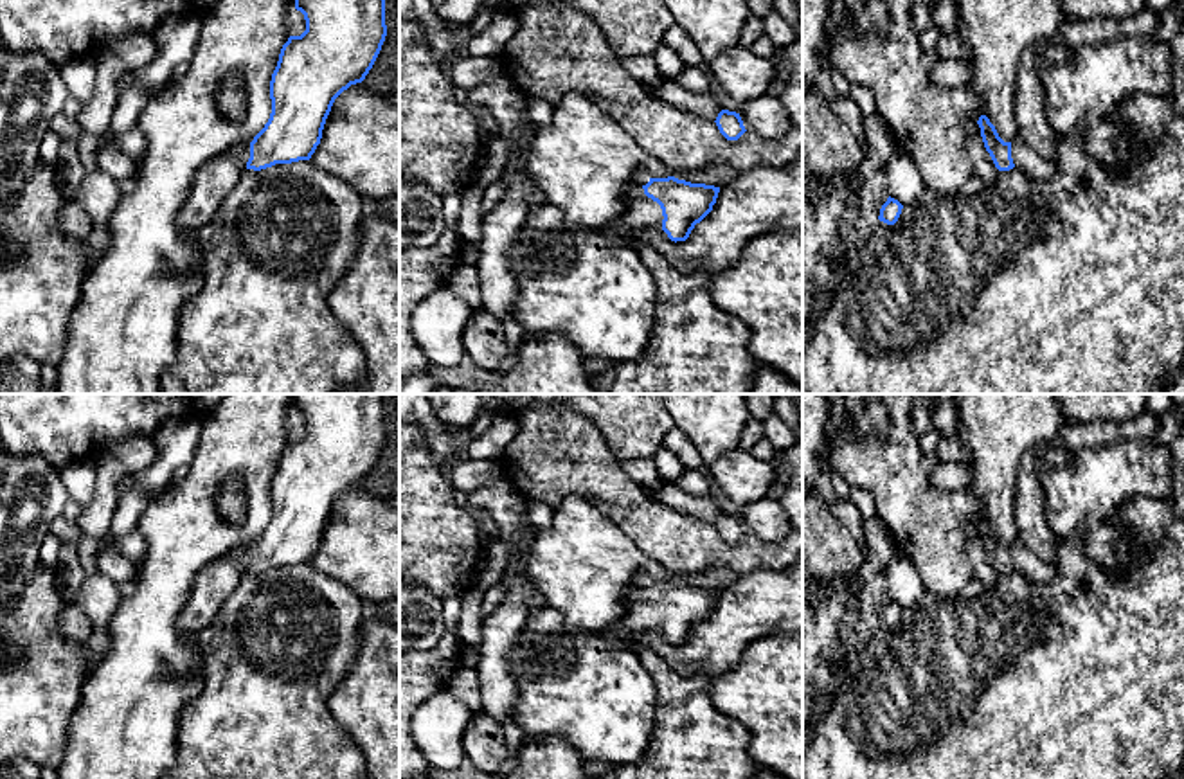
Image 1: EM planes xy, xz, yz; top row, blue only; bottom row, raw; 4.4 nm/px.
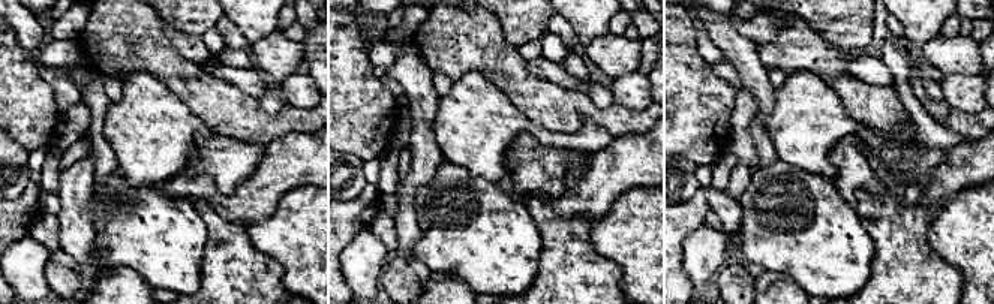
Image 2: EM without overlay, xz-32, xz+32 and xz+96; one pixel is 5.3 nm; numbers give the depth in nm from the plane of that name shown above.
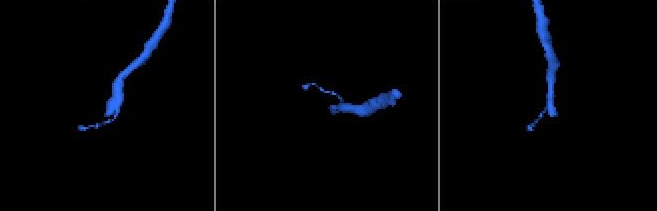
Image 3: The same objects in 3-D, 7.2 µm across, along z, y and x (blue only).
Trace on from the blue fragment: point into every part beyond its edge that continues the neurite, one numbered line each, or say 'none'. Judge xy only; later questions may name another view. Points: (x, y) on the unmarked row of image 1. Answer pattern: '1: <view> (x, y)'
1: xy (218, 580)

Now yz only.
1: yz (1024, 560)

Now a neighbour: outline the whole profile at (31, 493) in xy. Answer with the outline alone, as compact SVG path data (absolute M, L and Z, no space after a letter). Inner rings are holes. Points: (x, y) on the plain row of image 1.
M0 444L0 608L13 606L40 563L40 547L70 500L59 470L43 457L13 455Z

